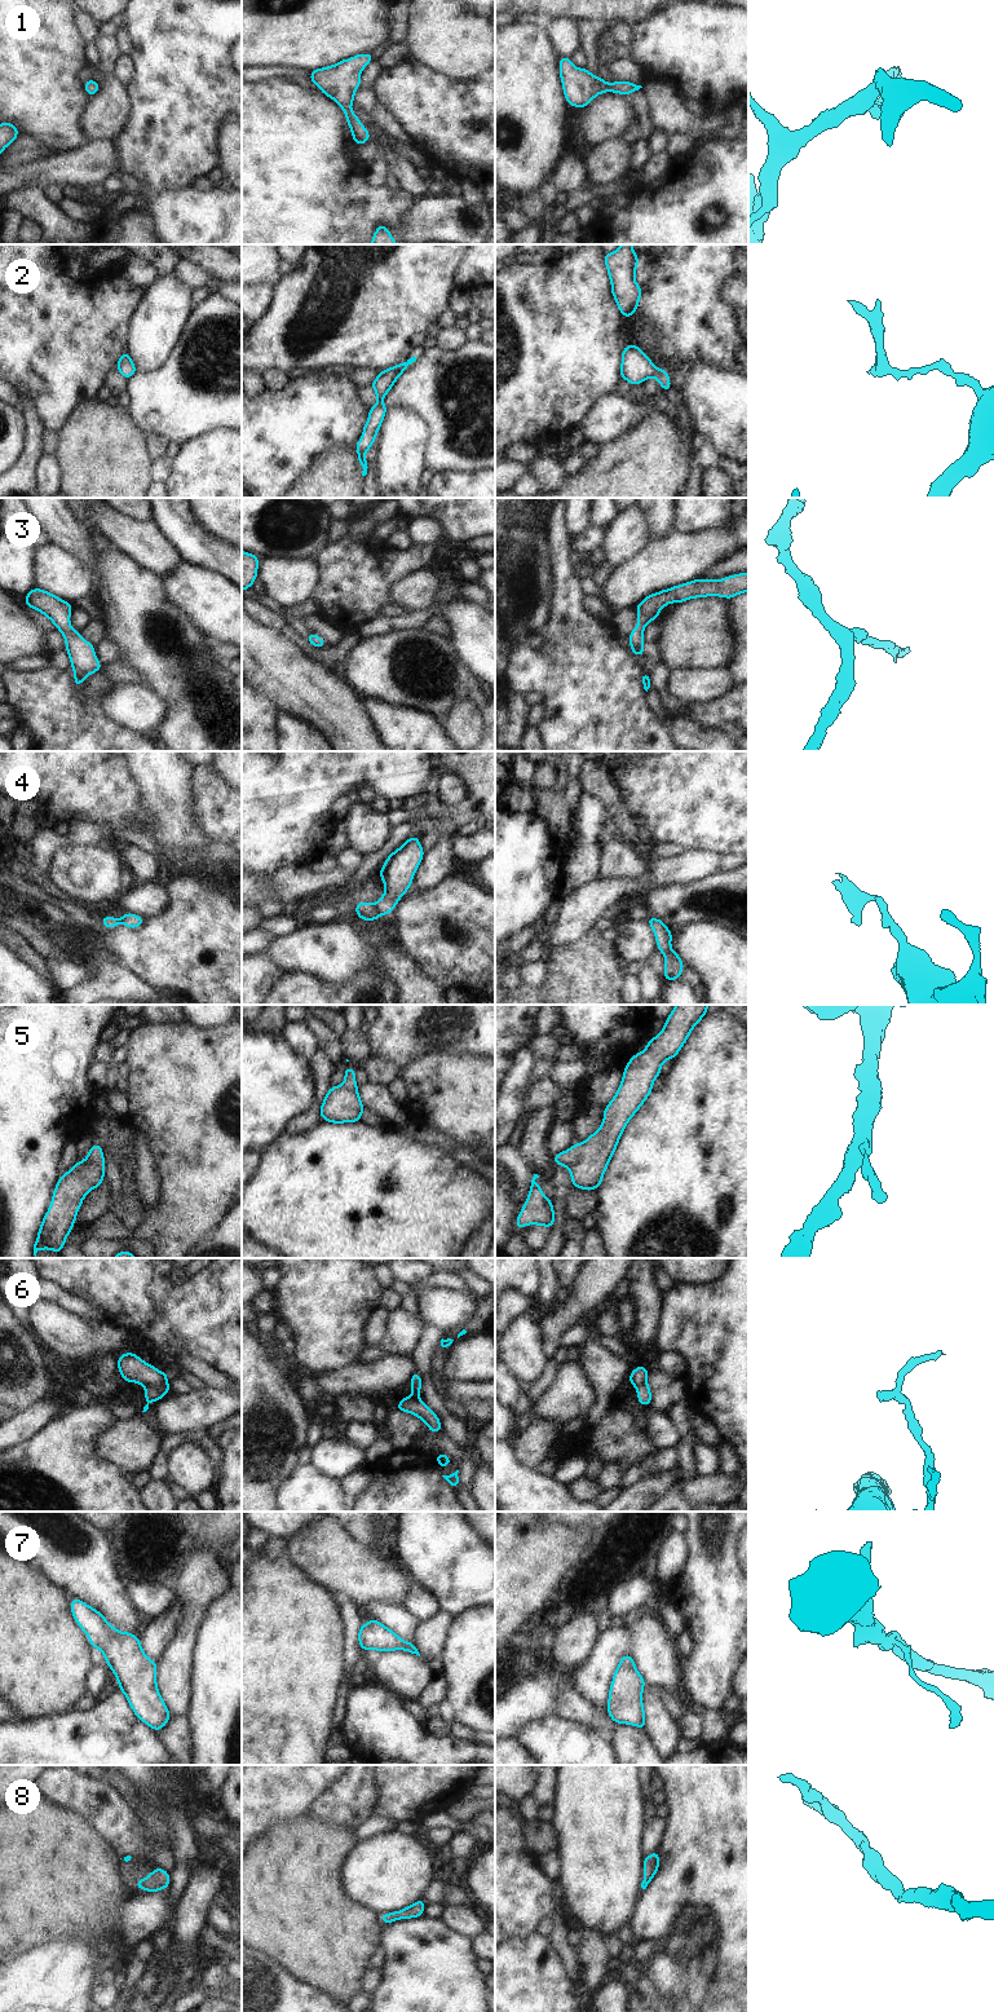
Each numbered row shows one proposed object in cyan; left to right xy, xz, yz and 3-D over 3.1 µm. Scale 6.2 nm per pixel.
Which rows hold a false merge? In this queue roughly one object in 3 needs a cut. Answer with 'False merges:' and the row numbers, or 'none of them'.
False merges: 4, 6

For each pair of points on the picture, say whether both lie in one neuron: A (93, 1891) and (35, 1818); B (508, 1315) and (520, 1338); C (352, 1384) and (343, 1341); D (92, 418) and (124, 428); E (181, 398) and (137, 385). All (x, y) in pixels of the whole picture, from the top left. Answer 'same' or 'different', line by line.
A: same
B: different
C: different
D: same
E: same

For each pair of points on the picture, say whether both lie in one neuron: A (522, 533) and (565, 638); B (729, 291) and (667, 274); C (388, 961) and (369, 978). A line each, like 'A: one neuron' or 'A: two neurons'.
A: two neurons
B: two neurons
C: two neurons

